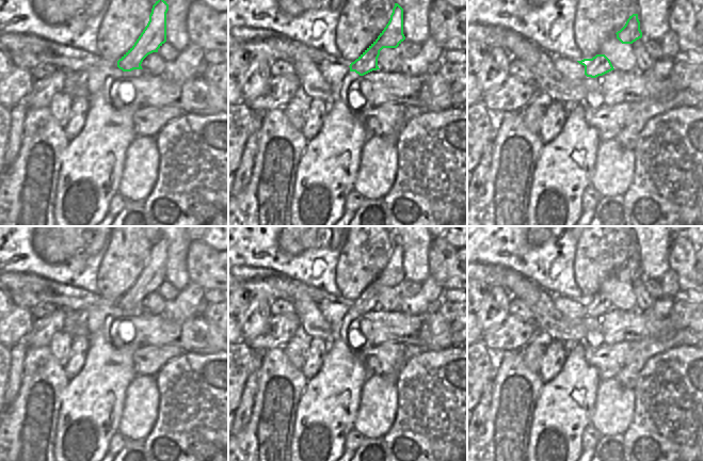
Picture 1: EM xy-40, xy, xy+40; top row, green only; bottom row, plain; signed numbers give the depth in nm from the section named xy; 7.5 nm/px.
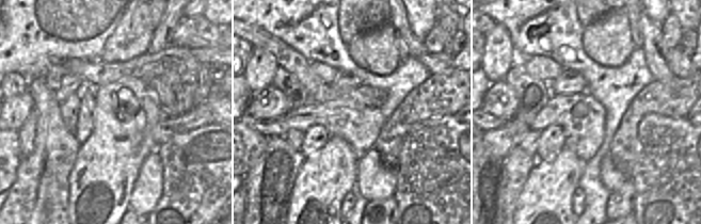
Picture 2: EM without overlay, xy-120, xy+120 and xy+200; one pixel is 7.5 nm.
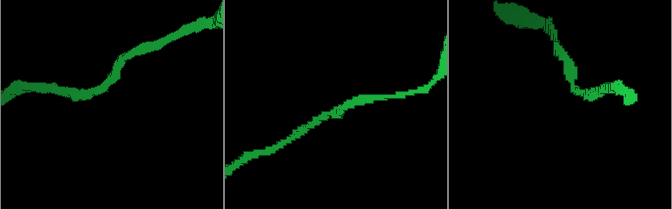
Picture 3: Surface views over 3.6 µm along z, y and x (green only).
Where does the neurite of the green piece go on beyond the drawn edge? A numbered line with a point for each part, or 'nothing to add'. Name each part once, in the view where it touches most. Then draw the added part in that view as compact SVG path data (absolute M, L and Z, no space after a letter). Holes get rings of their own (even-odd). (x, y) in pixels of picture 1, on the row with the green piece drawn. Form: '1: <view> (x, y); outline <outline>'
nothing to add

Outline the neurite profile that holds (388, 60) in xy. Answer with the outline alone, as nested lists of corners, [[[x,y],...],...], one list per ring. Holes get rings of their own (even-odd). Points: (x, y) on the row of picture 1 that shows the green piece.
[[[383,48],[378,58],[378,66],[382,71],[394,74],[401,71],[401,60],[397,48]]]

